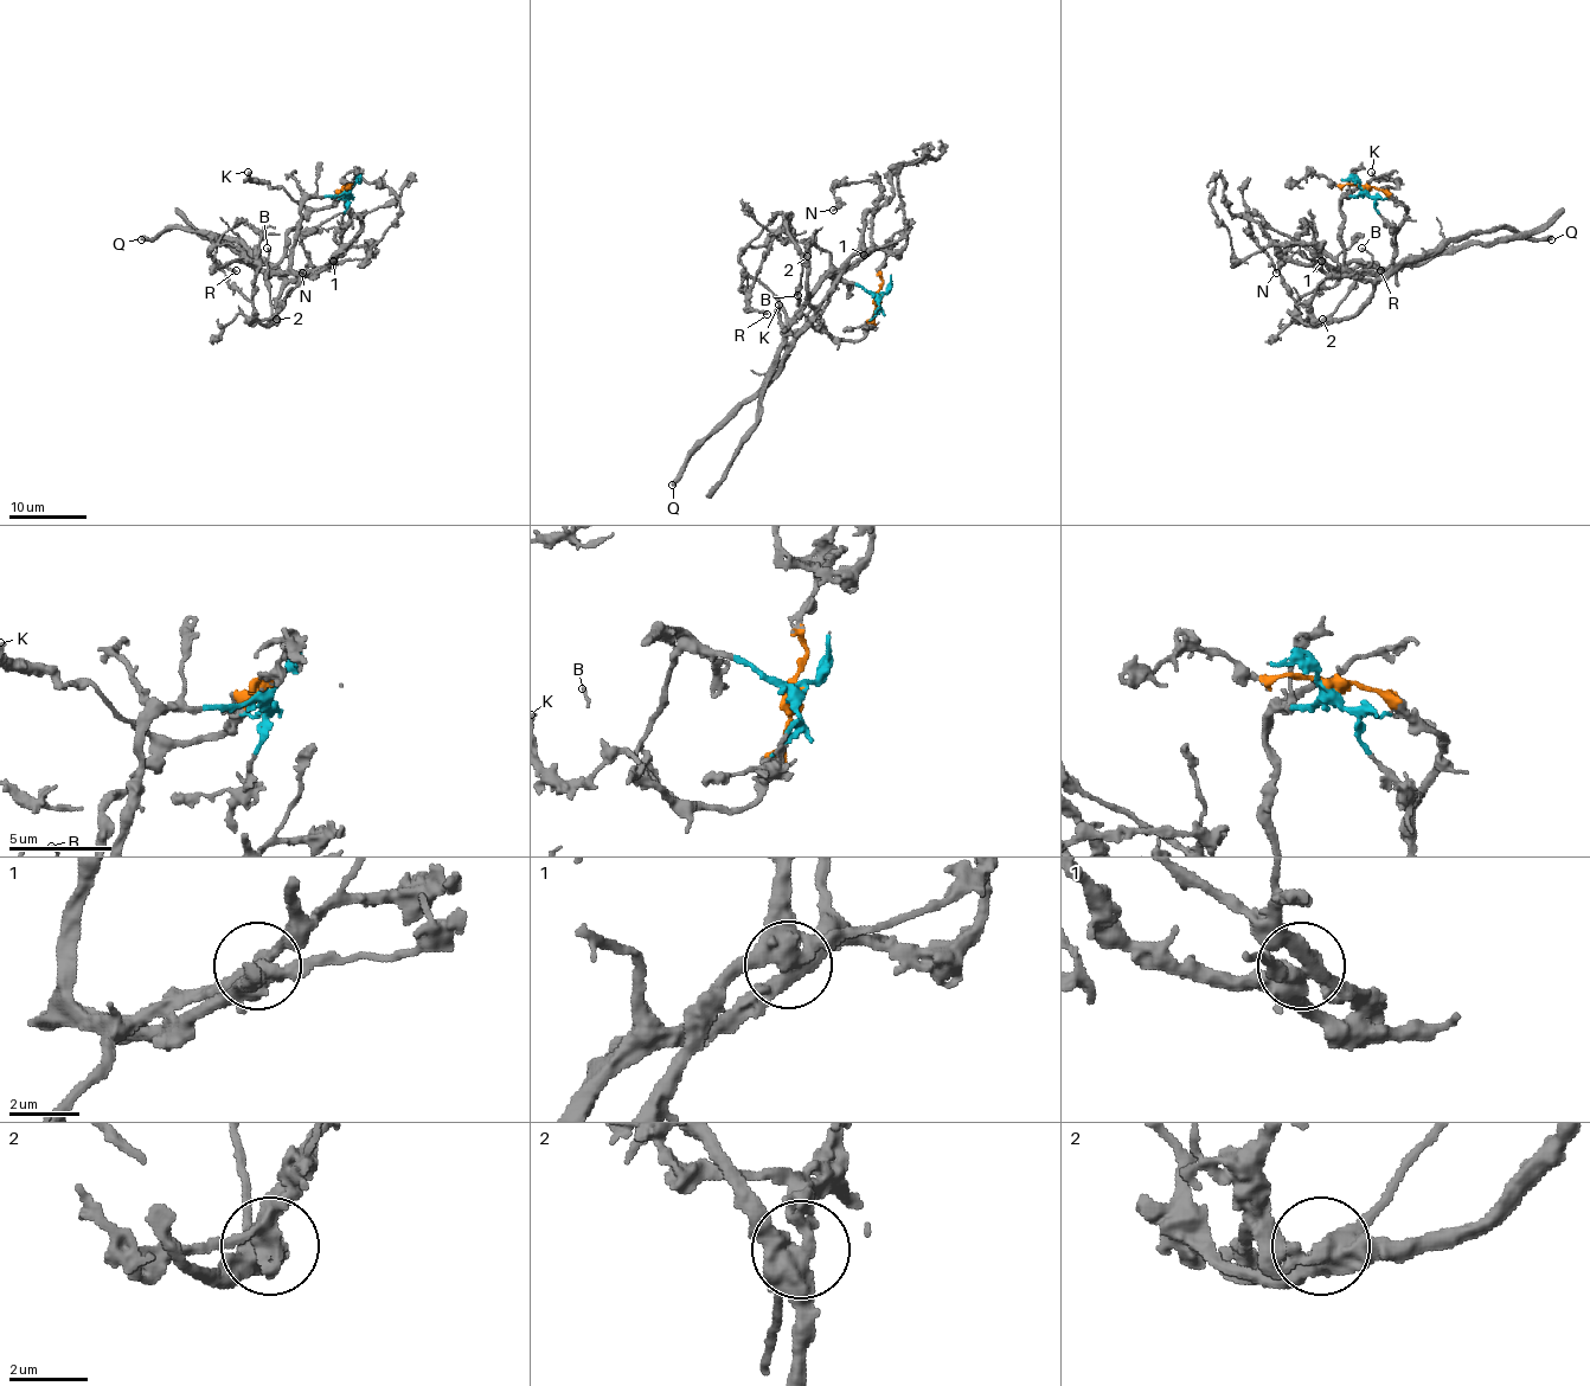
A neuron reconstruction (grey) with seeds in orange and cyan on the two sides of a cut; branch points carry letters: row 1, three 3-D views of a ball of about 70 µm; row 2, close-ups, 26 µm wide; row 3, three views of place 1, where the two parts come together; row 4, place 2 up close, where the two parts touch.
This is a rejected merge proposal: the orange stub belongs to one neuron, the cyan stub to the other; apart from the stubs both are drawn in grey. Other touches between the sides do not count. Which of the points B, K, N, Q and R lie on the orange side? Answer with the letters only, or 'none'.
B, K, Q, R

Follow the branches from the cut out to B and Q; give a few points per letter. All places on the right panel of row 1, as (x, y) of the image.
B: (1364, 190), (1386, 190), (1405, 207), (1405, 220), (1390, 271), (1352, 315), (1334, 319), (1371, 263), (1361, 248)
Q: (1364, 190), (1386, 190), (1405, 207), (1392, 263), (1433, 255), (1450, 239), (1499, 229), (1551, 239)

